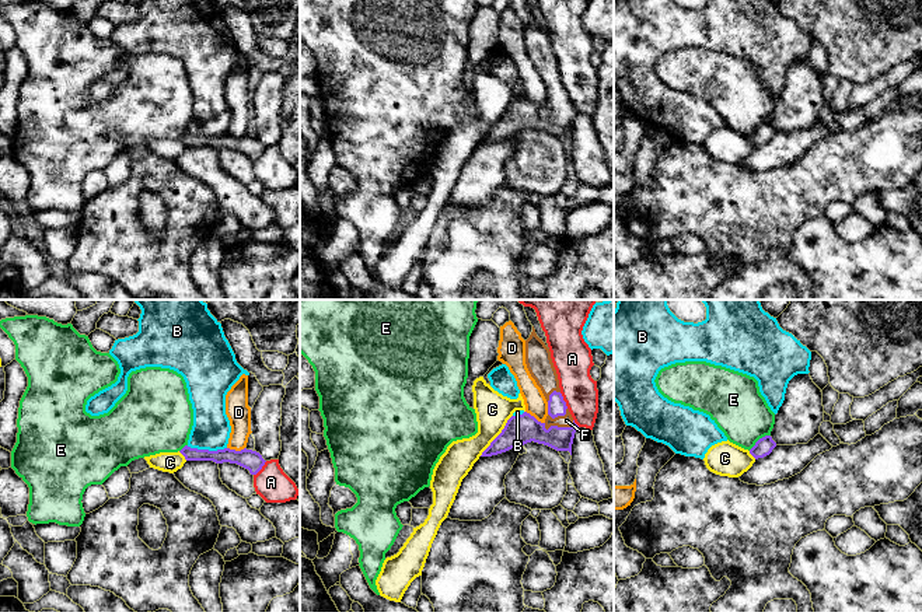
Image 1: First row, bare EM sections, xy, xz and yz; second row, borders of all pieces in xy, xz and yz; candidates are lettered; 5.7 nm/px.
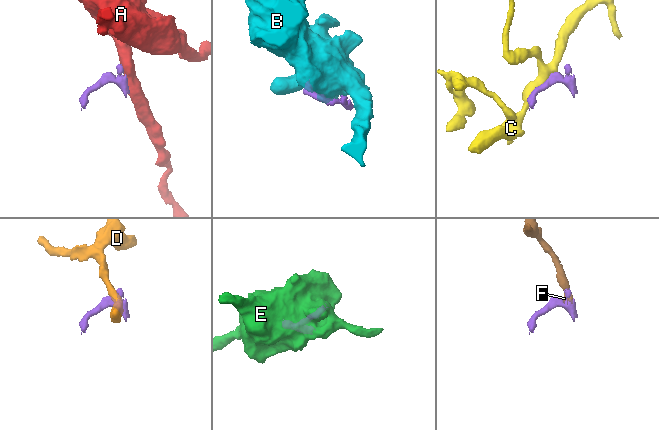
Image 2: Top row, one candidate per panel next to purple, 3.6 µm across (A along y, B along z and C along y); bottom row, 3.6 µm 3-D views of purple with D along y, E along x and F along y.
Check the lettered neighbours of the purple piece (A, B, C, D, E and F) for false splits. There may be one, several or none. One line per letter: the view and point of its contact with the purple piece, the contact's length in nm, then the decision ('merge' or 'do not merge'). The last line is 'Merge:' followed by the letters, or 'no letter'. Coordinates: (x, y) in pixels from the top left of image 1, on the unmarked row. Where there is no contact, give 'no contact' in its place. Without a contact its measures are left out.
A: xz (563, 87) | 110 nm | do not merge
B: xy (206, 136) | 240 nm | do not merge
C: xz (498, 122) | 300 nm | do not merge
D: xz (534, 104) | 130 nm | do not merge
E: yz (758, 126) | 160 nm | do not merge
F: xz (559, 114) | 180 nm | merge
Merge: F

